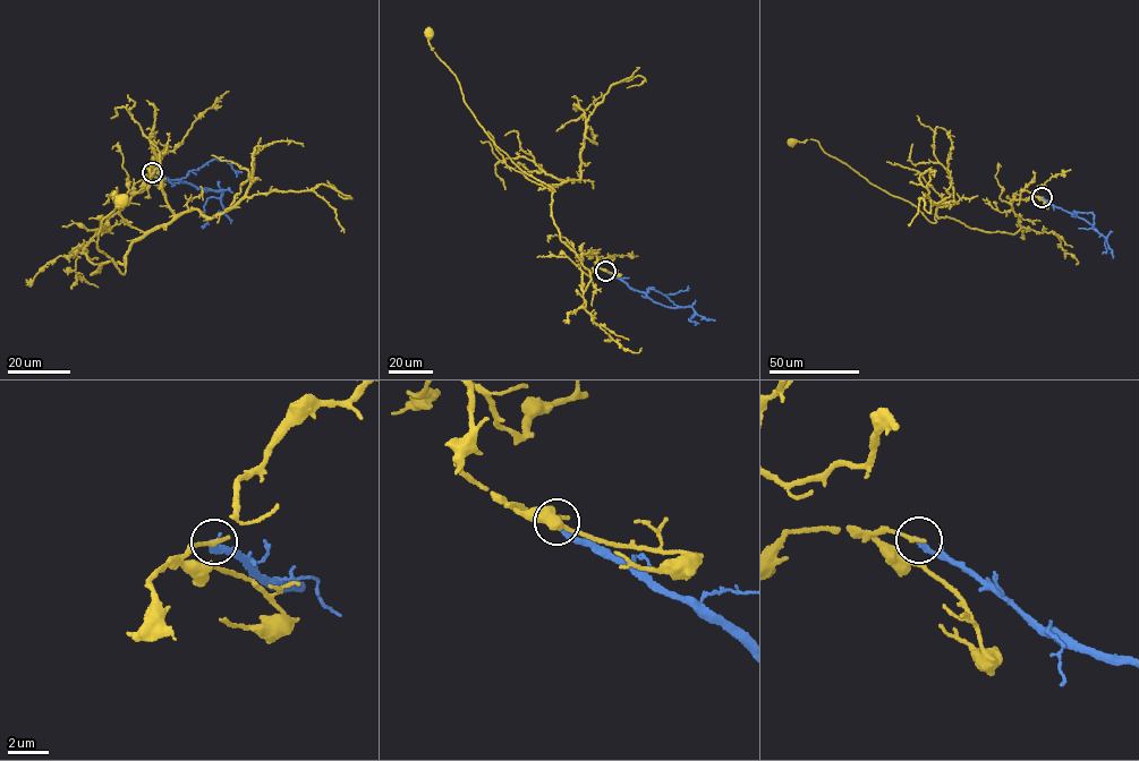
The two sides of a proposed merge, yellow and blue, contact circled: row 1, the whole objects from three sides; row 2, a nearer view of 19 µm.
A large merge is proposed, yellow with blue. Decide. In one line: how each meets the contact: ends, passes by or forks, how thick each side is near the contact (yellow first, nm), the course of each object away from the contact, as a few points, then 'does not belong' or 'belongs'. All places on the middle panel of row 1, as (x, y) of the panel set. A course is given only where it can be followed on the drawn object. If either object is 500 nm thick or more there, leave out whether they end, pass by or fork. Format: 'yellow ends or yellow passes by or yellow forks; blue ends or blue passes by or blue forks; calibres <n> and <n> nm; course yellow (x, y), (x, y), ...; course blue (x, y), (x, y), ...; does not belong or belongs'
yellow ends; blue ends; calibres 240 and 320 nm; course yellow (606, 270), (594, 254), (583, 253), (584, 291), (589, 271), (561, 240), (555, 191), (490, 138), (428, 33); course blue (606, 271), (666, 307), (690, 306), (695, 313), (689, 321), (694, 323); does not belong

